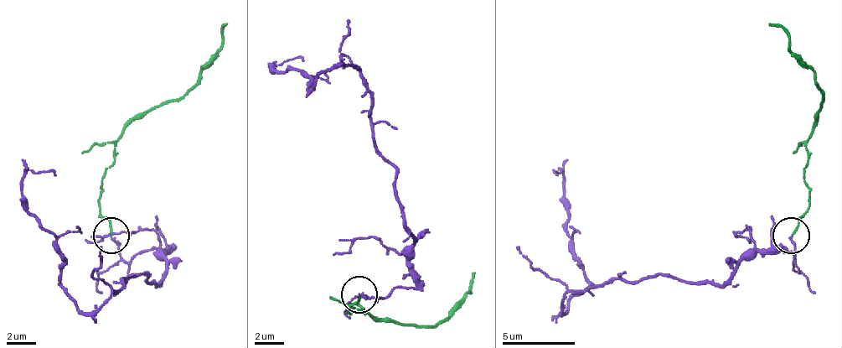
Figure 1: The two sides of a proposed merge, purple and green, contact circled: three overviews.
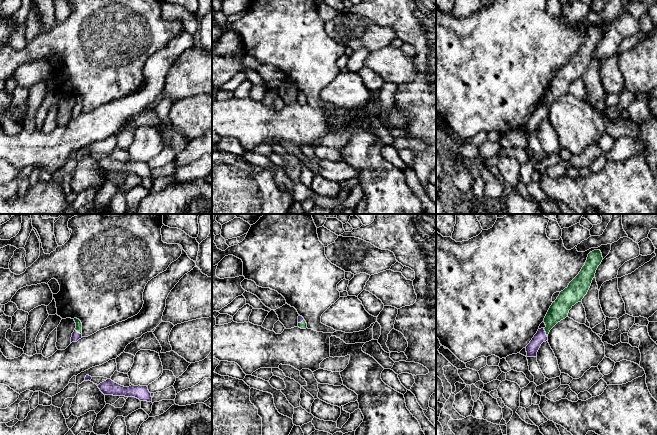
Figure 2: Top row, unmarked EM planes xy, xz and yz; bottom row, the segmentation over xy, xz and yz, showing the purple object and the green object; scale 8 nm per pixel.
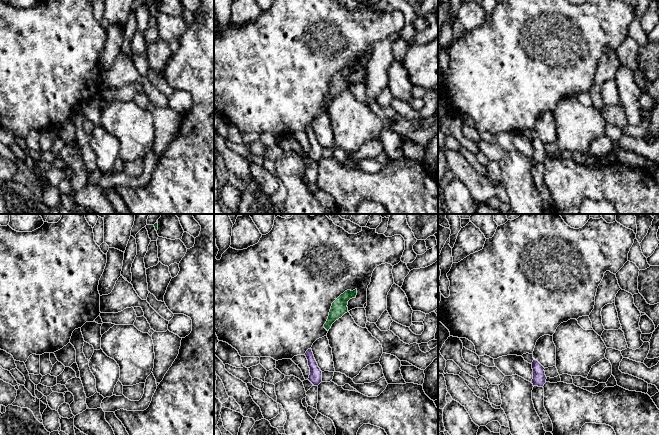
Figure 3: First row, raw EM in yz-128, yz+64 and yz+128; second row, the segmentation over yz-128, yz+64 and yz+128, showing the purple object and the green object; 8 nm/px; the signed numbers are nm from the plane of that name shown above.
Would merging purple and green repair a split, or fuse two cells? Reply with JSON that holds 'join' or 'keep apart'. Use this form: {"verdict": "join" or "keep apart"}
{"verdict": "keep apart"}

